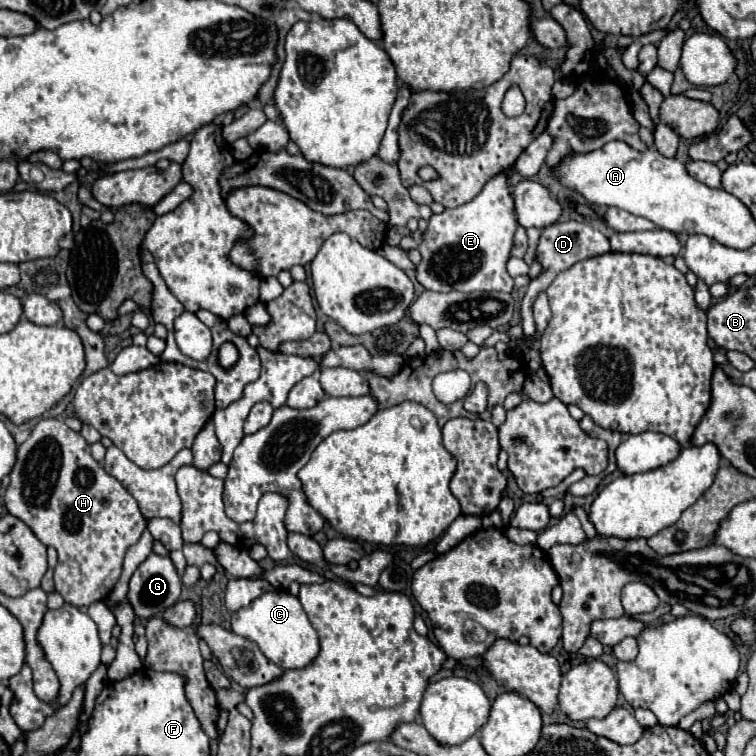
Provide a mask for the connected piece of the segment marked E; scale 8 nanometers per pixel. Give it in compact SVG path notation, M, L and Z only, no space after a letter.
M498 174L488 180L474 200L432 214L418 248L422 254L422 262L416 268L418 282L434 292L512 292L514 280L506 272L506 262L510 258L516 228L518 220L508 176Z

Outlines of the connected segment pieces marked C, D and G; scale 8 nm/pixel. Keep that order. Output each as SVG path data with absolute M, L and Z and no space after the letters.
M288 590L266 592L260 598L252 600L248 606L236 610L232 614L232 632L256 642L262 654L282 670L304 668L312 662L312 658L316 658L320 650L316 630L308 622L308 616L304 614L300 600L292 596Z
M568 220L568 222L554 222L552 226L542 228L542 236L536 248L536 258L542 264L542 272L536 280L532 280L528 284L528 290L522 298L522 328L524 328L524 336L532 336L534 334L534 318L532 318L532 304L538 298L538 294L542 290L548 288L548 284L562 272L568 270L570 266L574 266L580 260L592 258L592 256L600 256L610 252L610 242L608 238L594 226L590 226L588 222L578 222L578 220Z
M150 554L132 574L128 602L138 618L160 616L180 598L182 580L168 556Z

